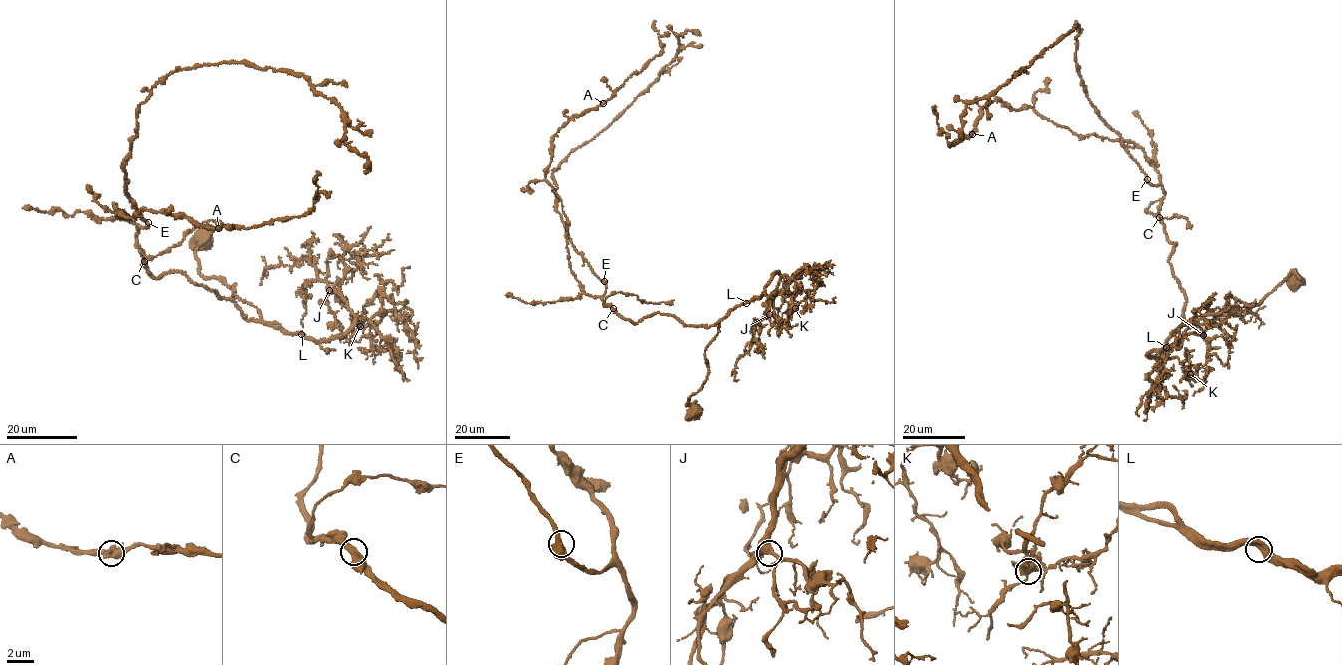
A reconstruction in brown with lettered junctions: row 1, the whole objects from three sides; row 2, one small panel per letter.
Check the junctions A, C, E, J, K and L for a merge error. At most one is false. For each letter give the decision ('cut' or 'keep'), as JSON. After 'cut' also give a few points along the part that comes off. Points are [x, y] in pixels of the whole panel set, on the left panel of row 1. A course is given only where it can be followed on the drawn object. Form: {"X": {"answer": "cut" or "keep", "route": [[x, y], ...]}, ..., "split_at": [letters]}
{"A": {"answer": "keep"}, "C": {"answer": "keep"}, "E": {"answer": "keep"}, "J": {"answer": "keep"}, "K": {"answer": "keep"}, "L": {"answer": "keep"}, "split_at": []}

